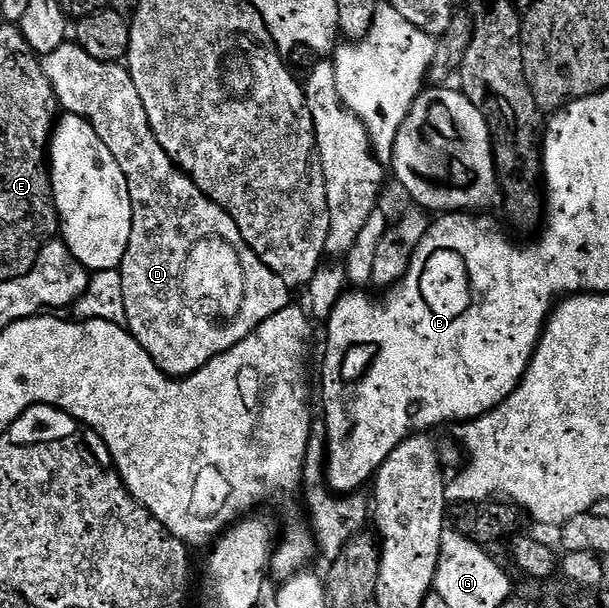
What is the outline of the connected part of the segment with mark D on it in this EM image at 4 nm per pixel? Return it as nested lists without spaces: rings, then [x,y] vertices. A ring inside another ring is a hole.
[[[67,41],[67,42],[65,42],[65,43],[62,43],[62,44],[61,44],[61,45],[60,45],[60,49],[56,49],[56,50],[55,50],[55,51],[53,51],[53,52],[52,52],[52,53],[48,53],[48,54],[47,54],[47,55],[43,55],[43,56],[41,56],[41,59],[40,59],[40,62],[41,62],[41,65],[42,65],[42,68],[43,68],[43,69],[44,69],[44,73],[45,73],[45,74],[46,74],[46,76],[47,76],[47,77],[48,77],[48,81],[49,81],[49,82],[50,82],[50,84],[51,84],[51,85],[52,85],[52,89],[53,89],[53,90],[54,90],[54,95],[55,95],[55,97],[57,97],[57,98],[58,98],[58,101],[59,101],[59,104],[61,104],[61,106],[62,106],[62,107],[63,107],[63,108],[65,108],[65,110],[66,110],[66,111],[67,111],[67,112],[69,112],[69,114],[72,114],[72,115],[79,115],[79,117],[81,117],[81,119],[87,119],[87,121],[88,121],[88,122],[90,122],[90,124],[91,124],[91,125],[92,125],[92,129],[96,129],[96,133],[97,133],[97,134],[98,134],[98,136],[99,136],[99,137],[100,137],[100,141],[104,141],[104,145],[108,145],[108,149],[112,149],[112,157],[116,157],[116,161],[117,161],[117,162],[118,162],[118,164],[119,164],[119,165],[120,165],[120,169],[121,169],[121,170],[122,170],[122,172],[123,172],[123,173],[124,173],[124,177],[125,177],[125,178],[126,178],[126,184],[127,184],[127,185],[128,185],[128,189],[129,189],[129,190],[130,190],[130,200],[131,200],[131,201],[132,201],[132,237],[131,237],[131,238],[130,238],[130,240],[129,240],[129,241],[128,241],[128,253],[124,253],[124,261],[123,261],[123,262],[122,262],[122,265],[121,265],[121,268],[120,268],[120,270],[121,270],[121,273],[122,273],[122,280],[123,280],[123,281],[124,281],[124,309],[125,309],[125,310],[126,310],[126,327],[127,327],[127,328],[128,328],[128,330],[129,330],[129,332],[130,332],[130,334],[131,334],[131,335],[133,335],[133,336],[134,336],[134,339],[135,339],[135,340],[136,340],[136,342],[137,342],[137,343],[139,343],[139,344],[140,344],[140,345],[141,345],[141,347],[143,347],[143,349],[144,349],[144,350],[146,350],[146,351],[147,351],[147,353],[149,353],[149,354],[150,354],[150,356],[151,356],[151,357],[152,357],[152,361],[153,361],[153,362],[154,362],[154,364],[156,364],[156,366],[158,366],[158,368],[160,368],[160,370],[161,370],[161,371],[162,371],[162,372],[164,372],[164,373],[165,373],[165,374],[166,374],[166,375],[169,375],[169,376],[171,376],[171,377],[185,377],[185,376],[188,376],[188,375],[193,375],[193,374],[194,374],[194,372],[196,372],[196,371],[198,371],[198,370],[199,370],[199,369],[201,369],[201,368],[202,368],[202,367],[203,367],[203,366],[204,366],[204,365],[208,365],[208,361],[212,361],[212,360],[213,360],[213,359],[214,359],[214,358],[215,358],[215,357],[217,357],[217,356],[218,356],[218,355],[223,355],[223,354],[224,354],[224,352],[225,352],[225,351],[227,351],[227,350],[228,350],[228,349],[232,349],[232,348],[233,348],[233,347],[235,347],[235,345],[236,345],[236,344],[237,344],[237,343],[239,343],[239,342],[240,342],[240,341],[244,341],[244,337],[248,337],[248,336],[249,336],[249,335],[251,335],[251,334],[252,334],[252,332],[253,332],[253,331],[254,331],[254,330],[256,330],[256,328],[257,328],[257,327],[259,327],[259,326],[260,326],[260,324],[262,324],[262,323],[263,323],[263,322],[264,322],[264,321],[268,321],[268,317],[272,317],[272,316],[273,316],[273,315],[275,315],[275,314],[276,314],[276,313],[280,313],[280,309],[284,309],[284,308],[285,308],[285,307],[289,307],[289,306],[291,306],[291,303],[292,303],[292,299],[290,299],[290,295],[292,295],[292,291],[291,291],[291,288],[288,288],[288,287],[286,287],[286,286],[285,286],[285,285],[284,285],[284,281],[280,281],[280,277],[276,277],[276,273],[272,273],[272,269],[268,269],[268,265],[264,265],[264,264],[263,264],[263,263],[262,263],[262,262],[261,262],[261,261],[260,261],[260,257],[256,257],[256,253],[255,253],[255,252],[254,252],[254,251],[253,251],[253,250],[252,250],[252,248],[250,248],[250,247],[248,247],[248,246],[243,246],[243,242],[242,242],[242,234],[241,234],[241,233],[240,233],[240,229],[239,229],[239,228],[238,228],[238,226],[237,226],[237,225],[236,225],[236,221],[232,221],[232,217],[231,217],[231,216],[230,216],[230,214],[228,214],[228,213],[227,213],[227,212],[226,212],[226,210],[224,210],[224,208],[223,208],[223,207],[221,207],[221,206],[220,206],[220,205],[216,205],[216,204],[215,204],[215,203],[214,203],[214,202],[212,202],[212,200],[210,200],[210,198],[209,198],[209,197],[208,197],[208,196],[206,196],[206,194],[205,194],[205,193],[203,193],[203,192],[202,192],[202,190],[201,190],[201,189],[199,189],[199,187],[197,187],[197,185],[195,185],[195,184],[194,184],[194,182],[192,182],[192,180],[190,180],[190,177],[189,177],[189,175],[187,175],[187,174],[186,174],[186,172],[185,172],[185,171],[183,171],[183,170],[182,170],[182,168],[180,168],[180,167],[177,167],[177,165],[176,165],[176,164],[175,164],[175,163],[173,163],[173,162],[172,162],[172,161],[171,161],[171,159],[170,159],[170,158],[169,158],[169,157],[168,157],[168,153],[164,153],[164,149],[163,149],[163,148],[162,148],[162,146],[161,146],[161,145],[160,145],[160,141],[158,141],[158,140],[157,140],[157,139],[156,139],[156,137],[155,137],[155,136],[154,136],[154,134],[153,134],[153,133],[152,133],[152,129],[151,129],[151,128],[150,128],[150,126],[149,126],[149,125],[148,125],[148,113],[146,113],[146,112],[145,112],[145,111],[144,111],[144,101],[140,101],[140,93],[138,93],[138,92],[137,92],[137,91],[136,91],[136,85],[135,85],[135,84],[134,84],[134,82],[133,82],[133,81],[132,81],[132,77],[131,77],[131,76],[130,76],[130,72],[129,72],[129,70],[127,70],[127,68],[126,68],[126,67],[125,67],[125,66],[122,66],[122,65],[119,65],[119,64],[117,64],[117,63],[101,63],[101,62],[100,62],[100,61],[96,61],[96,57],[88,57],[88,53],[87,53],[87,52],[86,52],[86,50],[85,50],[85,49],[84,49],[84,48],[82,48],[82,47],[80,47],[80,46],[78,46],[78,44],[77,44],[77,42],[74,42],[74,41]],[[205,239],[219,239],[219,241],[220,241],[220,242],[222,242],[222,243],[231,243],[231,245],[232,245],[232,246],[234,246],[234,247],[239,247],[239,248],[241,248],[241,247],[242,247],[242,246],[243,246],[243,247],[242,247],[242,248],[241,248],[241,250],[242,250],[242,263],[214,263],[214,264],[212,264],[212,265],[211,265],[211,267],[210,267],[210,288],[206,288],[206,287],[201,287],[201,285],[200,285],[200,284],[198,284],[198,275],[202,275],[202,274],[204,274],[204,273],[205,273],[205,271],[206,271],[206,267],[205,267],[205,265],[204,265],[204,264],[202,264],[202,263],[198,263],[198,250],[200,250],[200,249],[201,249],[201,247],[202,247],[202,242],[204,242],[204,241],[205,241]]]

